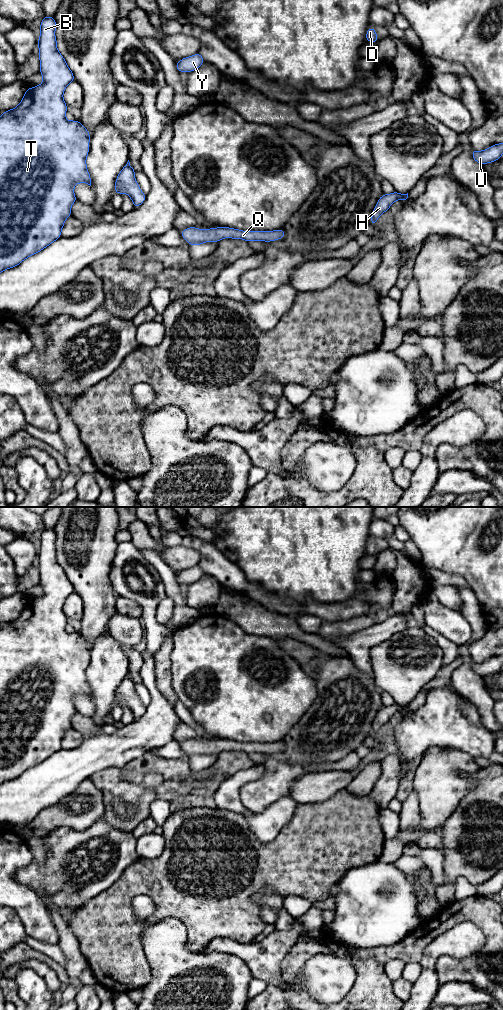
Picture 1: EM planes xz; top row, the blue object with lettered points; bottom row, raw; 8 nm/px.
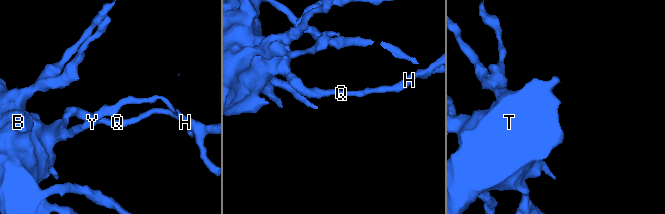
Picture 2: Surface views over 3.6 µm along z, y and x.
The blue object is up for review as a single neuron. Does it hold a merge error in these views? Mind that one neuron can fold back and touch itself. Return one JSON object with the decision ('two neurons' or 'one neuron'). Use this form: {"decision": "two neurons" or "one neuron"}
{"decision": "one neuron"}

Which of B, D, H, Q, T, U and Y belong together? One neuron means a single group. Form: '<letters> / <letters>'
B D H Q T U Y

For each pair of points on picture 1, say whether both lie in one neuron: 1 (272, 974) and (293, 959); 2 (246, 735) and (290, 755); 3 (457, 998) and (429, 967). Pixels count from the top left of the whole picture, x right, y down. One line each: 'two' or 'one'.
1: two
2: two
3: two

